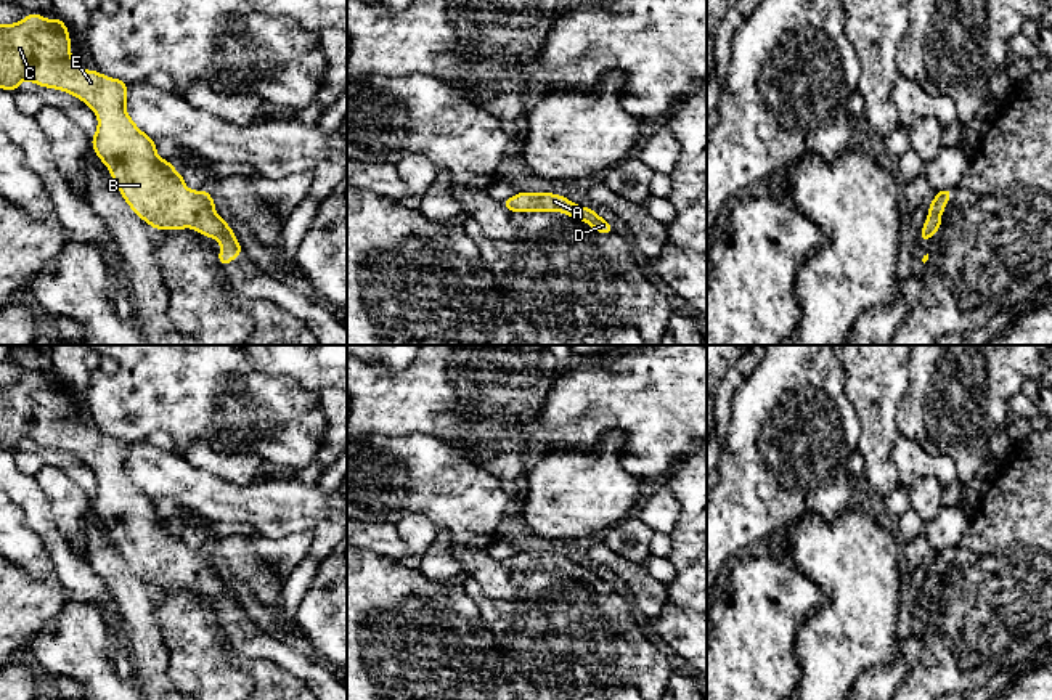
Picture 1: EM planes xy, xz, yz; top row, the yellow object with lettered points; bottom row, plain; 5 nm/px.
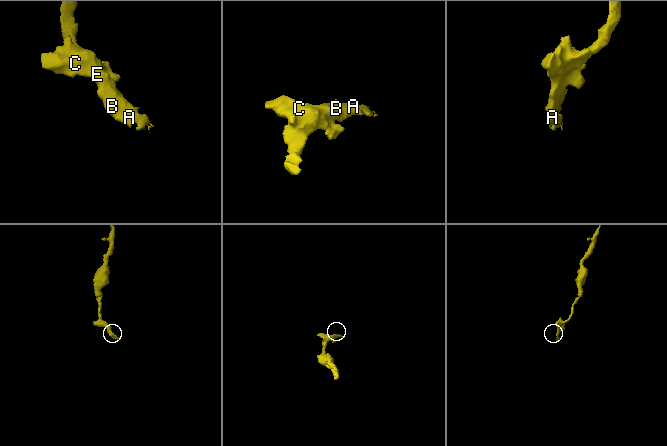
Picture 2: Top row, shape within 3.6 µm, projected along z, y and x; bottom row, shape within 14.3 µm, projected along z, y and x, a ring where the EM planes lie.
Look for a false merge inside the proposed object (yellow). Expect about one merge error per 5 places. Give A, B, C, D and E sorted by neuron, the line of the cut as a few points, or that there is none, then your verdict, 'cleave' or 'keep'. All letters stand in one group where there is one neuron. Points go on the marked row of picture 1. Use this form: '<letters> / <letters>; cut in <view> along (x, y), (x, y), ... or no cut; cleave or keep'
A B C D E; no cut; keep

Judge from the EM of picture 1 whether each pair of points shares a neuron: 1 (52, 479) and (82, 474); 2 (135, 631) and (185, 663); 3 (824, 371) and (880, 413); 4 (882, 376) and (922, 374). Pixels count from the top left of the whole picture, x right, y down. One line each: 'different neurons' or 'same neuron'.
1: different neurons
2: different neurons
3: different neurons
4: different neurons

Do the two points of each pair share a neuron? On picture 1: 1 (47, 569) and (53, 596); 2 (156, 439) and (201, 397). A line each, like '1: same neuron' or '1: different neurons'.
1: different neurons
2: different neurons

